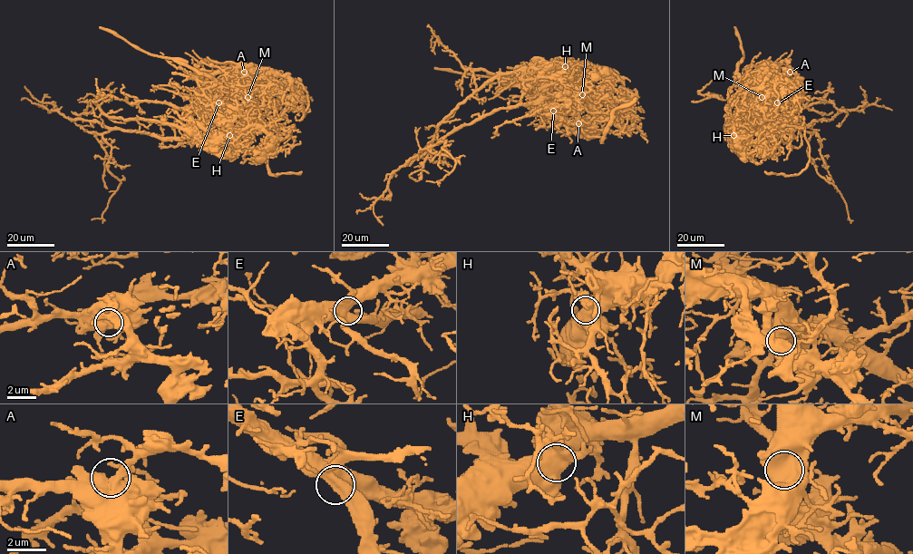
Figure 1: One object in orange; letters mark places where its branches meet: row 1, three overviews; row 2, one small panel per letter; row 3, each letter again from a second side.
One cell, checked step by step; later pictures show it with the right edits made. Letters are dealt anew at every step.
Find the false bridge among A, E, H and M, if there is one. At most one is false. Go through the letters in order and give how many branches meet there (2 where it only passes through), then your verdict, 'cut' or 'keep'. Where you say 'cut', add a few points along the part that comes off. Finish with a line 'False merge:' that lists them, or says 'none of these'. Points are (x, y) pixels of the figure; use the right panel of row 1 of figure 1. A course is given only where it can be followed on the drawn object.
A: 3 branches meet; keep
E: 3 branches meet; keep
H: 3 branches meet; keep
M: 3 branches meet; keep
False merge: none of these

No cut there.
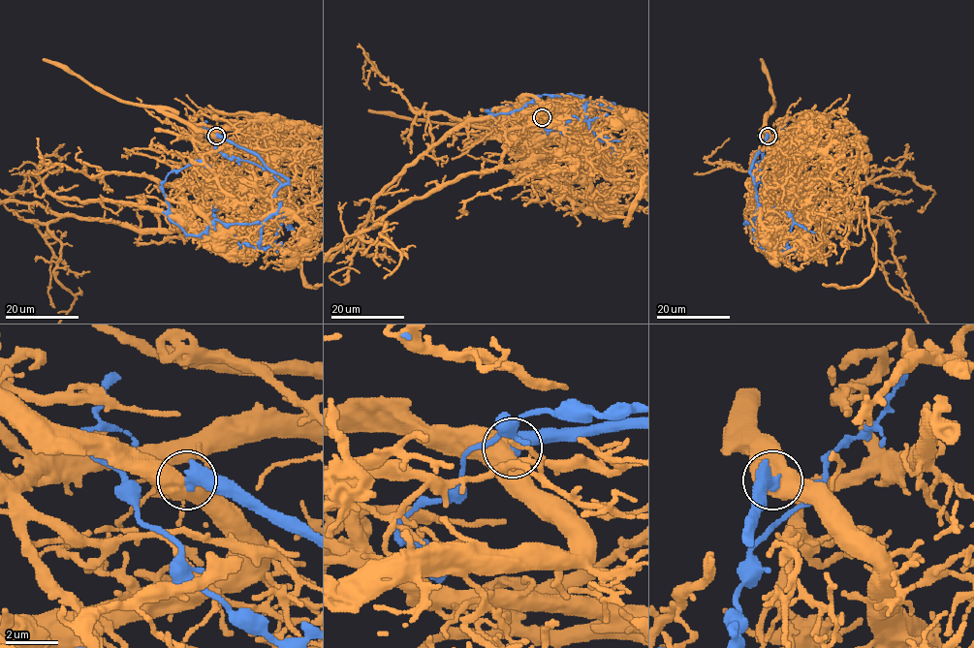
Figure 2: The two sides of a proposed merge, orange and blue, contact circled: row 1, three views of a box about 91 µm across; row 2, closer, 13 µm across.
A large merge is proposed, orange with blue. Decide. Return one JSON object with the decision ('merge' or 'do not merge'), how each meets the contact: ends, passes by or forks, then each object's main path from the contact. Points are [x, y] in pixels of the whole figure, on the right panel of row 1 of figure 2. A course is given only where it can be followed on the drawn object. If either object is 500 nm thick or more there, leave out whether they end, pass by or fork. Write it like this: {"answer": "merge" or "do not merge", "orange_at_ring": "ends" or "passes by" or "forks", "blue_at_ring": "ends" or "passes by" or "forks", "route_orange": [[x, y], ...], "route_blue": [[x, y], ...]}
{"answer": "do not merge", "route_orange": [[769, 137], [782, 146], [818, 229], [853, 216], [875, 222], [872, 256], [886, 279]]}

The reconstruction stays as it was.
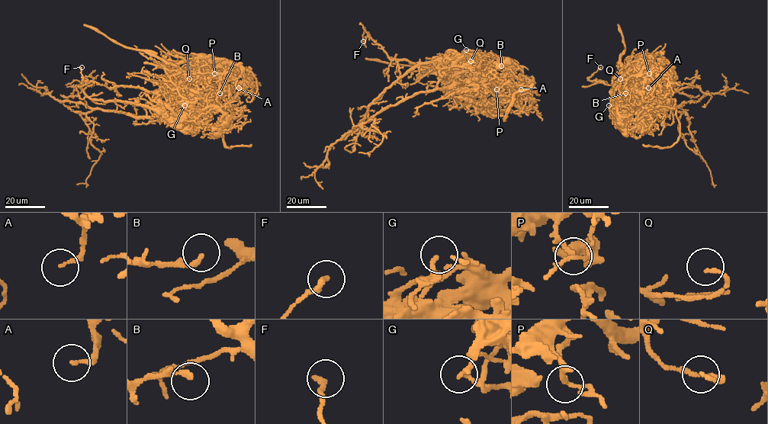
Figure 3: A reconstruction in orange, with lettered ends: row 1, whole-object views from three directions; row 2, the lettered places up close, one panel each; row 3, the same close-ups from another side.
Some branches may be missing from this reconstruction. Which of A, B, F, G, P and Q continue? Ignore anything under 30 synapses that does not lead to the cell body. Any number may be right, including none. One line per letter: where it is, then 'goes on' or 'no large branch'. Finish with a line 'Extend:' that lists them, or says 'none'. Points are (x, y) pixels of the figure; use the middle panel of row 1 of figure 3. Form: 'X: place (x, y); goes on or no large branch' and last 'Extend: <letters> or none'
A: place (521, 89); no large branch
B: place (501, 65); no large branch
F: place (363, 41); no large branch
G: place (466, 49); no large branch
P: place (496, 89); no large branch
Q: place (470, 61); no large branch
Extend: none

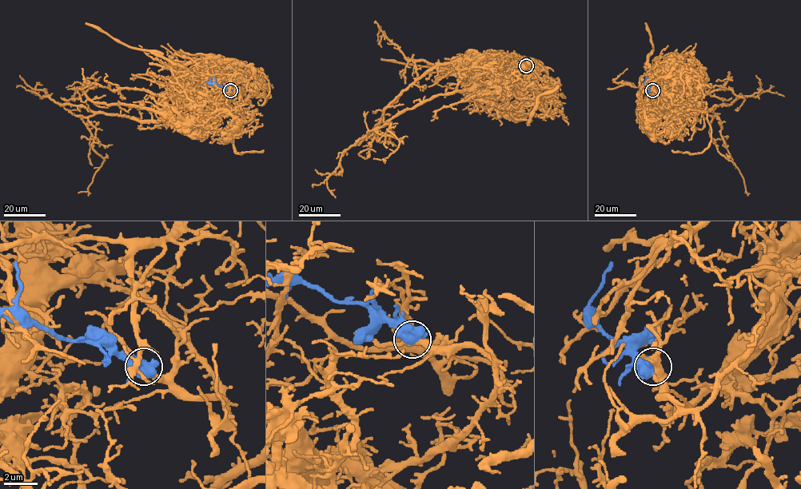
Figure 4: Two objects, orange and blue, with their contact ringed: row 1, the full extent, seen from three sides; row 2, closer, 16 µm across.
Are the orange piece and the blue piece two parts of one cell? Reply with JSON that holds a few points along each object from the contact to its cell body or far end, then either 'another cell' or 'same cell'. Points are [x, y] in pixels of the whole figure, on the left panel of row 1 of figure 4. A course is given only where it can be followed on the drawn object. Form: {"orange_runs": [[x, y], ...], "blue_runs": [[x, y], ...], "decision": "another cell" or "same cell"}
{"orange_runs": [[230, 89], [241, 95], [225, 79], [186, 93], [157, 120], [89, 116], [104, 161], [78, 192]], "blue_runs": [[230, 89], [213, 84], [209, 78]], "decision": "another cell"}

